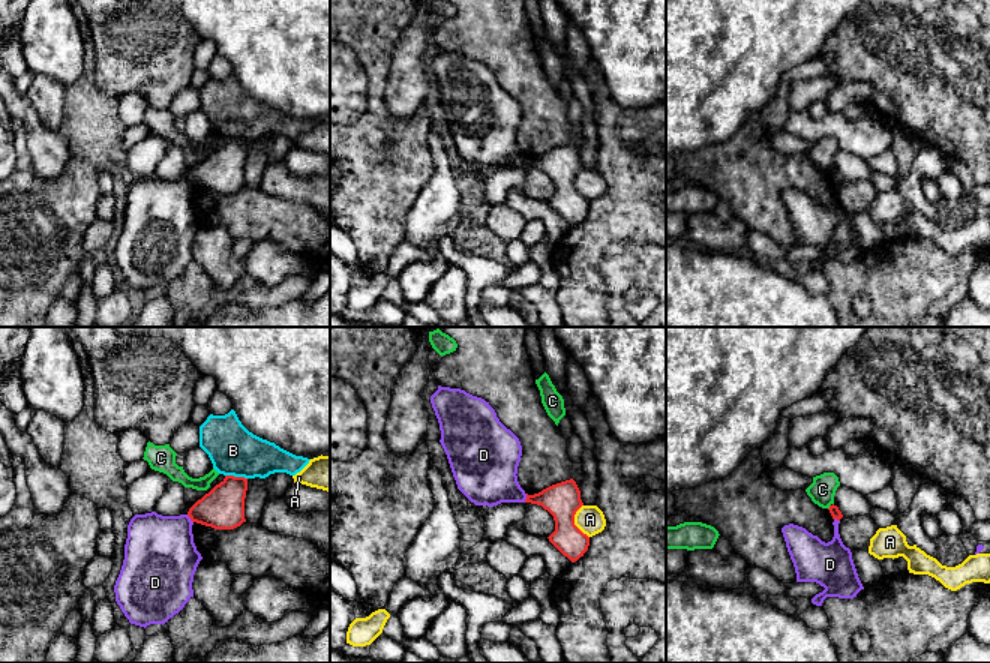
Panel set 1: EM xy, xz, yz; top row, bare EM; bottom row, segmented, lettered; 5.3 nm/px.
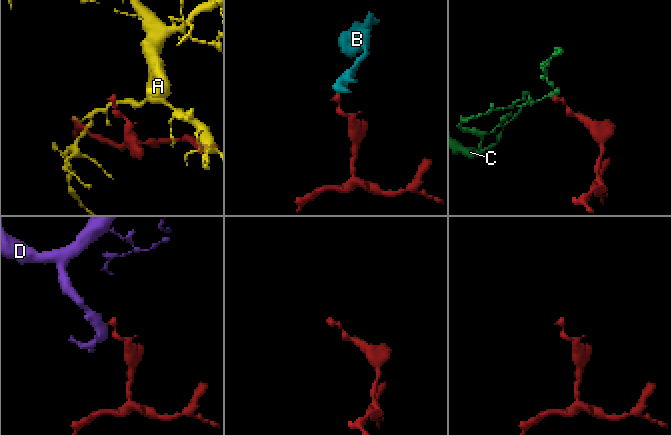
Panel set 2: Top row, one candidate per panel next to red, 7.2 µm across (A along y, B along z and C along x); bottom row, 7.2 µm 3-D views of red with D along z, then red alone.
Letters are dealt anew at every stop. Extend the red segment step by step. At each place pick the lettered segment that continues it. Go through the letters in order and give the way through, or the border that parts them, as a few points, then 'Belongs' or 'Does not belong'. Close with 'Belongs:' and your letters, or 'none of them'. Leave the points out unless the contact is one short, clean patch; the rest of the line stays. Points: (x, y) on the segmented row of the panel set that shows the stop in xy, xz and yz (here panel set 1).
A: Boundary: xz (582, 504), (575, 515), (575, 524), (588, 537). Does not belong
B: Boundary: xy (225, 474), (246, 479). Does not belong
C: Boundary: yz (830, 504), (828, 509). Does not belong
D: Boundary: xz (527, 494), (524, 501). Does not belong
Belongs: none of them

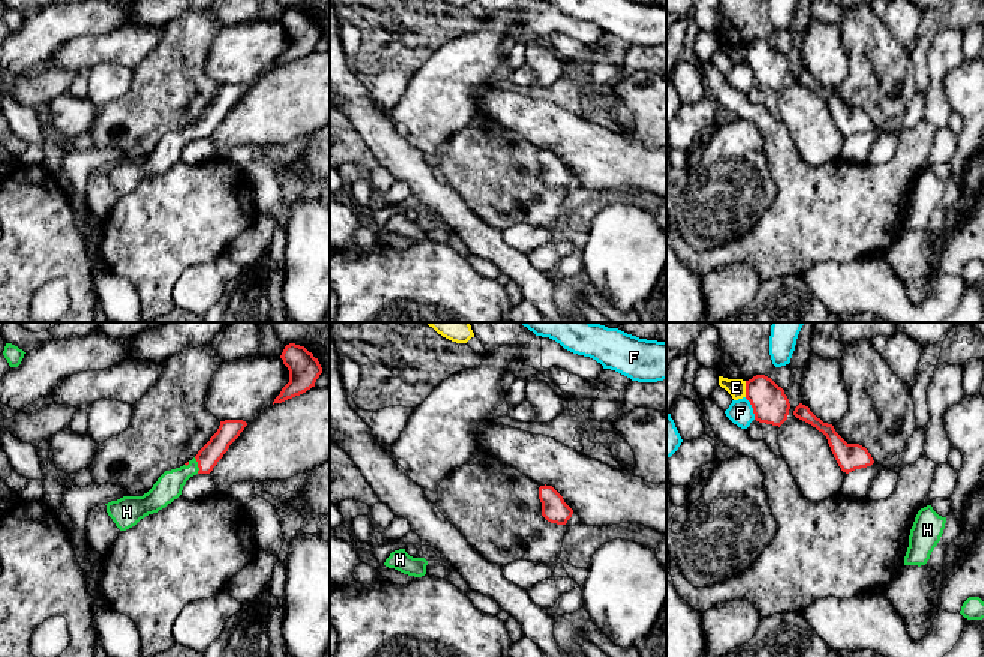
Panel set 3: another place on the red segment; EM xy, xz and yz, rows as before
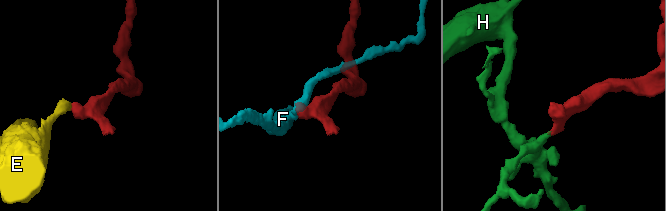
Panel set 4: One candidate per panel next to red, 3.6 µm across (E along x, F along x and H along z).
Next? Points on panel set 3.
E: Boundary: yz (744, 381), (746, 396). Does not belong
F: Boundary: yz (744, 398), (755, 419). Does not belong
H: Path across: xy (207, 458), (198, 465), (179, 476), (170, 485). Belongs
Belongs: H

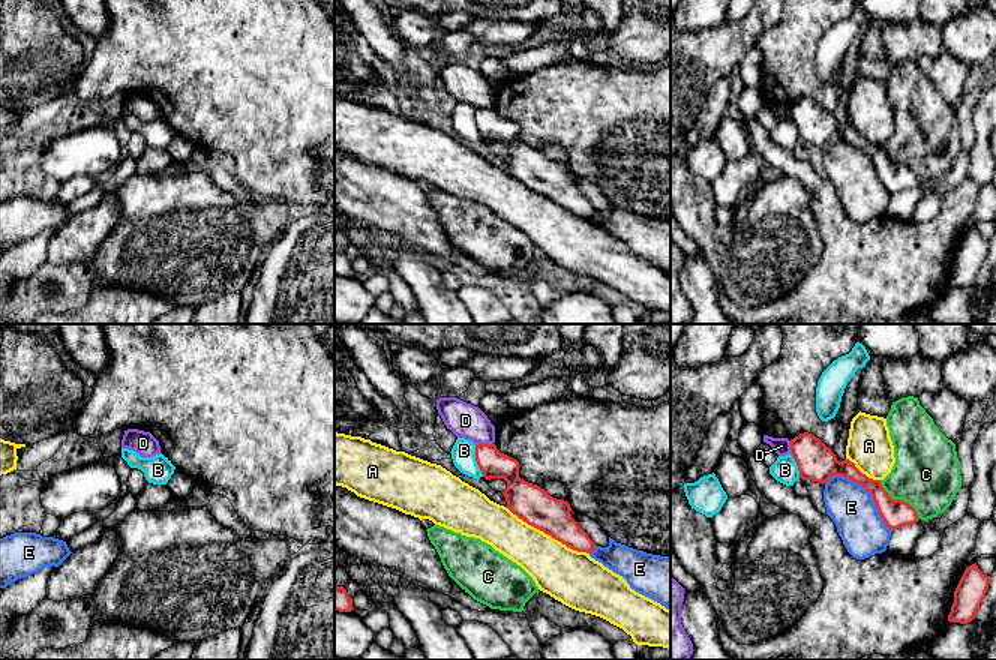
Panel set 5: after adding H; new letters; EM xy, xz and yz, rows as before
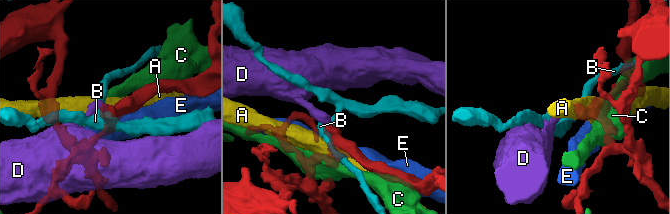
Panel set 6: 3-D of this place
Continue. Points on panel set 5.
A: Does not belong
B: Does not belong
C: Boundary: yz (879, 480), (881, 486), (893, 498), (905, 500), (920, 518). Does not belong
D: Boundary: xz (492, 443), (479, 443), (476, 446). Does not belong
E: Does not belong
Belongs: none of them

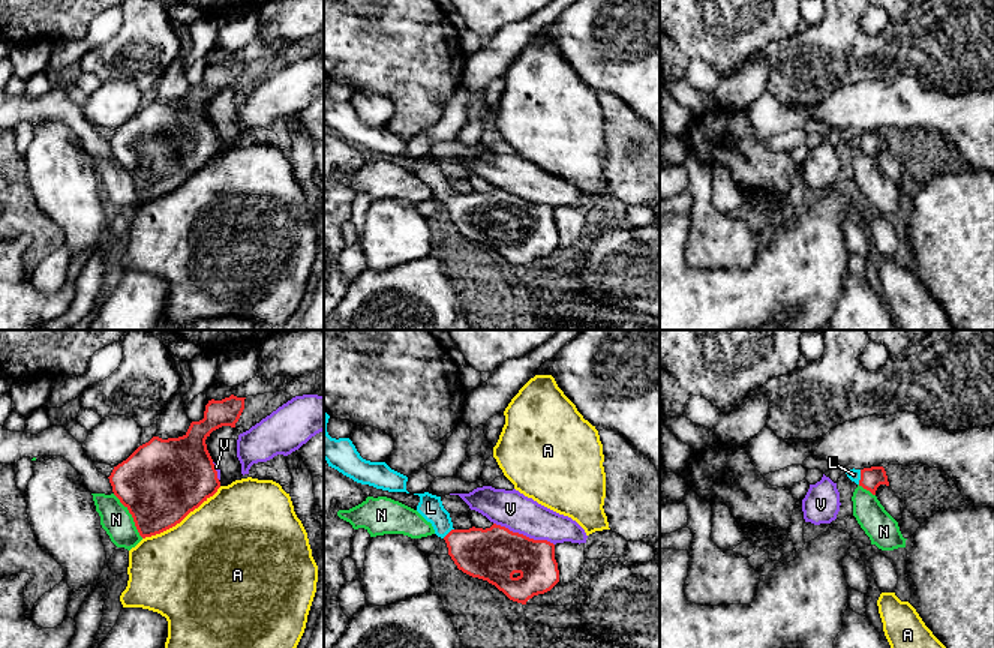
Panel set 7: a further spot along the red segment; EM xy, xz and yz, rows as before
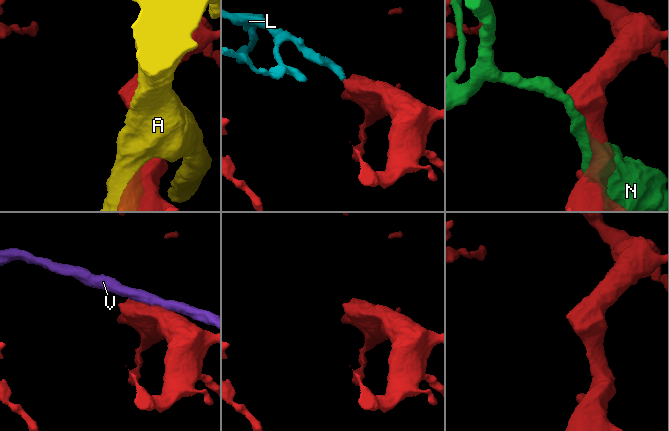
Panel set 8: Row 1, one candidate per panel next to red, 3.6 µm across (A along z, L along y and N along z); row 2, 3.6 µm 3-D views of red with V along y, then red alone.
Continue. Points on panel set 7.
A: Does not belong
L: Path across: yz (871, 477), (861, 477), (853, 474). Belongs
N: Does not belong
V: Does not belong
Belongs: L

